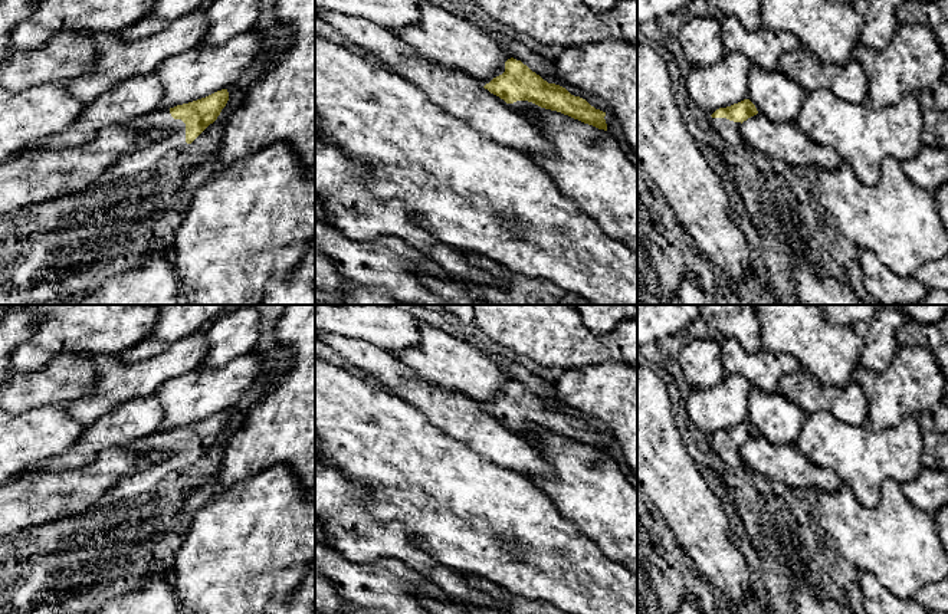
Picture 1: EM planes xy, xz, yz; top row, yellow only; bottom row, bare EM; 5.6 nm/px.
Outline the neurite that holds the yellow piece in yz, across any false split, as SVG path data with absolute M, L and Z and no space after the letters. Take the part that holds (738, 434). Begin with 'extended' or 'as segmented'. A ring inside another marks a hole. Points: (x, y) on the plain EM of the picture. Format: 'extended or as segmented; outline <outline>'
extended; outline M749 421L726 430L719 430L711 437L711 447L728 467L742 466L739 449L758 433Z

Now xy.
extended; outline M227 411L217 413L206 420L177 427L170 431L154 433L132 446L135 453L163 453L165 457L135 475L125 476L105 492L85 515L105 506L118 503L121 499L137 498L148 493L168 473L191 466L220 437L229 423Z

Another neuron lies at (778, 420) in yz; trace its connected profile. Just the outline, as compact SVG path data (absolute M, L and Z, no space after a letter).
M758 388L749 391L748 421L771 444L793 444L803 427L806 416L800 407L778 391L764 393Z

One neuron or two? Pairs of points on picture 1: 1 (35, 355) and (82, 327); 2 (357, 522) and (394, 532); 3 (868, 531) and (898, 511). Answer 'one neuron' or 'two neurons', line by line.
1: one neuron
2: one neuron
3: one neuron

